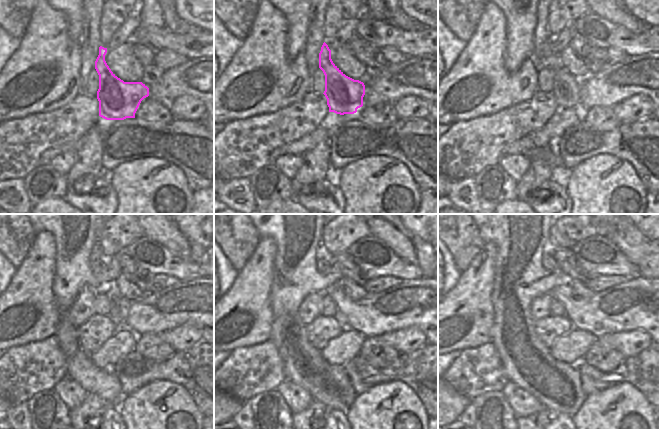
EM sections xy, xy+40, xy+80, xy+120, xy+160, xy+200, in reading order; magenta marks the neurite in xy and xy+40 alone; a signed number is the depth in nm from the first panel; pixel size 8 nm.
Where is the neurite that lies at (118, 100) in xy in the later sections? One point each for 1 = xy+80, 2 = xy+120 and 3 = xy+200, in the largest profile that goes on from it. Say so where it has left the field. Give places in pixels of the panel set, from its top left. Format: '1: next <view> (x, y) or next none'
1: next xy+80 (566, 88)
2: next xy+120 (119, 305)
3: next xy+200 (548, 261)

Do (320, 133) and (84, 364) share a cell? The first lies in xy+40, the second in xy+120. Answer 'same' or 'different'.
different

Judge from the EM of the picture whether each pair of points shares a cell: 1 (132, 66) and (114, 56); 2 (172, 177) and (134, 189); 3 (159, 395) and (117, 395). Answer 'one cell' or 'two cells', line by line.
1: one cell
2: one cell
3: two cells

